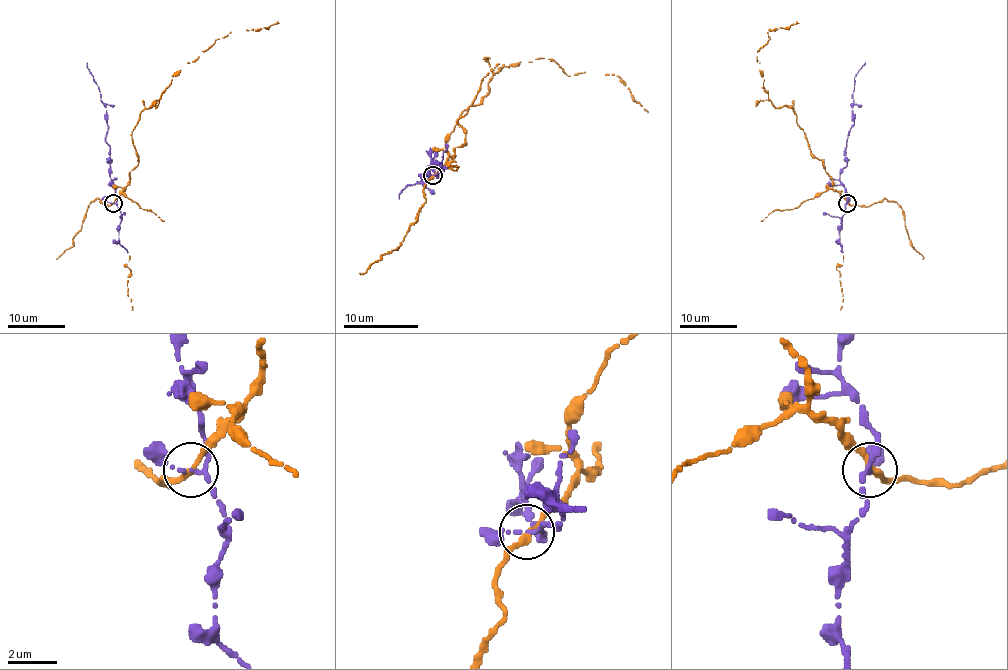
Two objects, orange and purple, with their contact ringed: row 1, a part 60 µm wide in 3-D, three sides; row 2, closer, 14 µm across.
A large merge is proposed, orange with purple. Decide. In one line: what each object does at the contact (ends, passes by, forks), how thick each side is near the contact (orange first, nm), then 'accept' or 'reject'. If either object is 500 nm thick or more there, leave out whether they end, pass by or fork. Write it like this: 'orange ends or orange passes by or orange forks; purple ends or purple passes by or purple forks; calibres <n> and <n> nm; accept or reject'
orange passes by; purple forks; calibres 240 and 150 nm; accept

